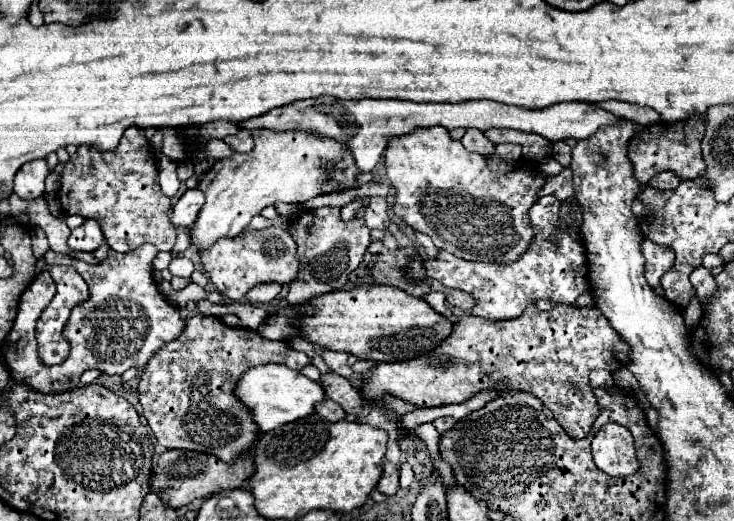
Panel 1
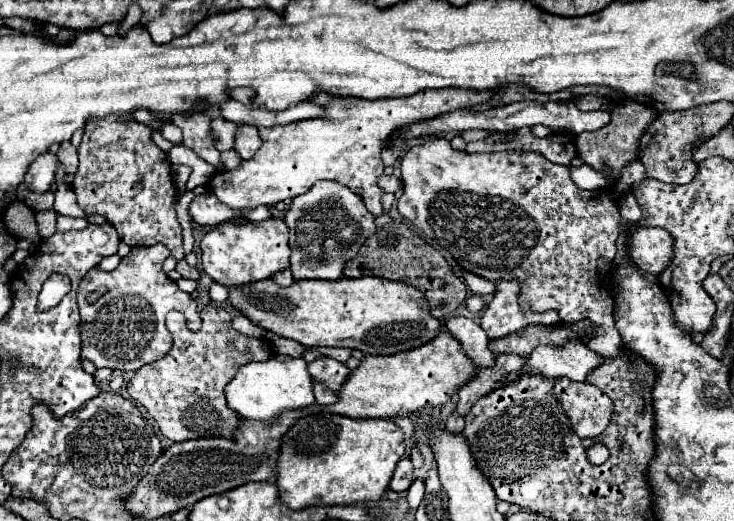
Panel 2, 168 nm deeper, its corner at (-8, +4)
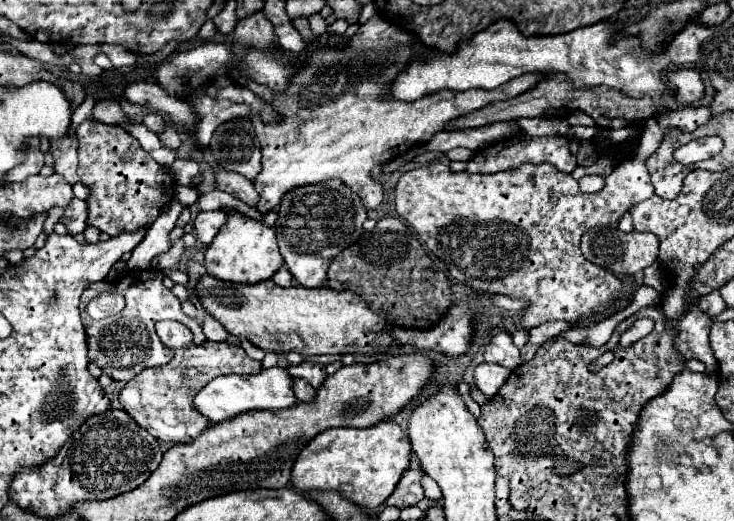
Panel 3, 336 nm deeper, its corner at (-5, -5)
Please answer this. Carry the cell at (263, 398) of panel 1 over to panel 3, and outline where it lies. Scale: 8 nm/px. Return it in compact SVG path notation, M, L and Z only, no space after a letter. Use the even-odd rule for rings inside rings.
M271 367L263 369L257 375L223 375L207 383L193 399L193 407L207 417L211 423L221 423L227 419L233 419L239 413L253 411L253 409L285 409L297 403L293 391L291 391L291 377L287 369Z

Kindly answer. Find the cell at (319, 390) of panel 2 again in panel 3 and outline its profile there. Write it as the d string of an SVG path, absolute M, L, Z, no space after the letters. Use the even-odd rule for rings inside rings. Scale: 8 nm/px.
M295 377L293 379L293 393L295 393L295 397L297 397L297 401L313 401L313 397L315 397L315 389L305 381L305 379L299 379L299 377Z

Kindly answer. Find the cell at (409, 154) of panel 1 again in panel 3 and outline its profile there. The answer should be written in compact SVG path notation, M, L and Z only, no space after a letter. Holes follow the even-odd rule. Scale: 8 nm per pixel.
M685 107L681 111L663 113L651 117L645 123L645 131L641 133L641 153L629 161L619 165L611 175L605 177L605 185L597 193L581 193L577 181L569 173L561 173L551 163L539 165L523 165L521 169L511 169L511 173L497 175L469 175L469 173L451 173L443 163L431 163L421 169L405 171L395 189L395 211L403 217L427 243L427 247L447 265L451 277L459 283L487 293L501 293L515 299L531 301L531 307L525 309L523 325L535 327L545 321L565 319L579 321L577 327L589 327L597 321L609 317L613 311L609 309L615 299L623 299L623 283L609 271L589 263L579 249L579 239L587 229L597 225L617 223L631 205L653 197L653 185L649 181L649 173L645 169L645 159L651 157L667 131L679 129L685 133L693 133L699 125L705 125L713 117L709 107ZM607 309L605 315L595 317L593 321L585 321L593 311Z

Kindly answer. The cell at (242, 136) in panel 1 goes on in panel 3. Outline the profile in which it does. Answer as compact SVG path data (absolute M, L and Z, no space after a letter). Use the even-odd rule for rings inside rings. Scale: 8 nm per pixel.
M249 117L231 119L219 125L209 149L215 163L225 171L239 173L249 181L253 181L261 171L261 147Z

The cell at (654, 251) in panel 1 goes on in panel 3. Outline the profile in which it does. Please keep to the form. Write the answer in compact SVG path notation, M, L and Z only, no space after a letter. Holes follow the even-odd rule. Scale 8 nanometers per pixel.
M593 227L581 237L581 253L587 261L615 273L615 275L635 275L645 267L653 265L659 255L659 239L653 233L623 233L617 227Z

